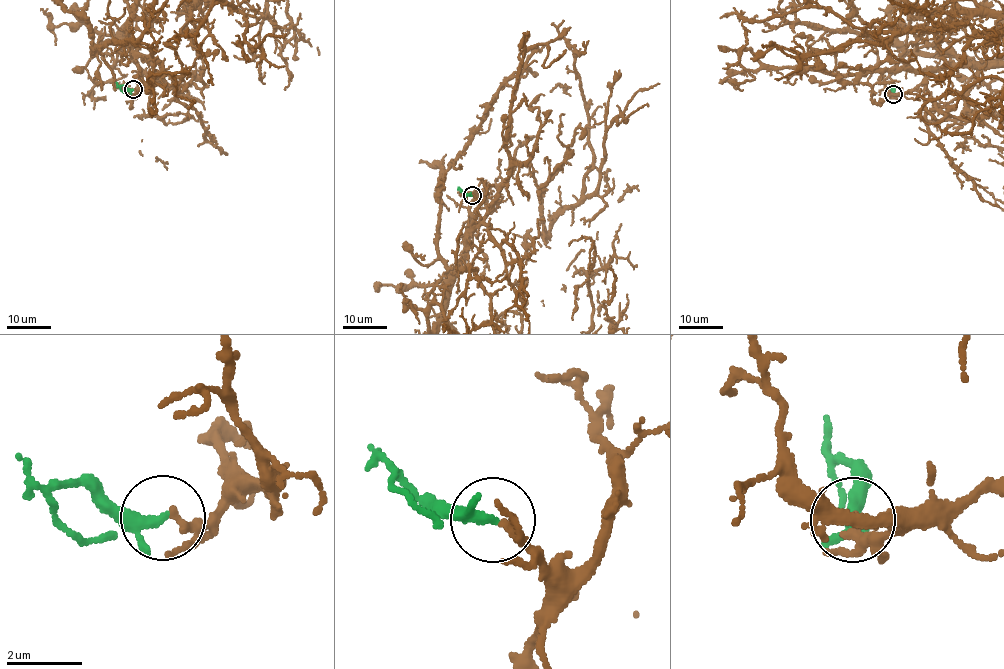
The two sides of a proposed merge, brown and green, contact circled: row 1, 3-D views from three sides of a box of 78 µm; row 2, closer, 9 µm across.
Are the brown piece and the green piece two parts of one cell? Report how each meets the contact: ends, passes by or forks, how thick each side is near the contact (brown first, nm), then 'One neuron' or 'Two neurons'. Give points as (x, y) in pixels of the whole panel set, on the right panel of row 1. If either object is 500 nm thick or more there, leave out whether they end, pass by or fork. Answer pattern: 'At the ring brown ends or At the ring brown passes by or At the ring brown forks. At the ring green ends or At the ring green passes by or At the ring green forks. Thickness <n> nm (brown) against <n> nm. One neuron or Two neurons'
At the ring brown passes by. At the ring green forks. Thickness 170 nm (brown) against 190 nm. One neuron

